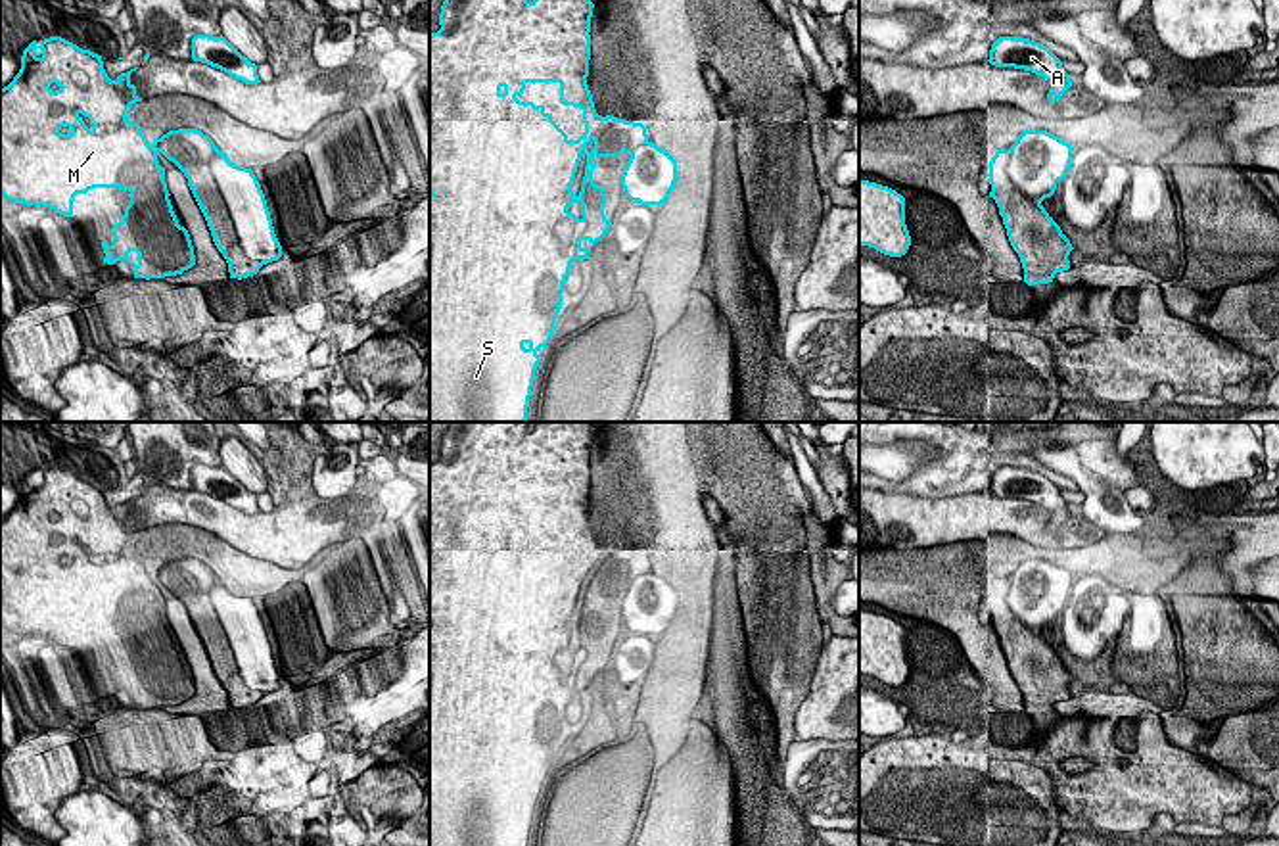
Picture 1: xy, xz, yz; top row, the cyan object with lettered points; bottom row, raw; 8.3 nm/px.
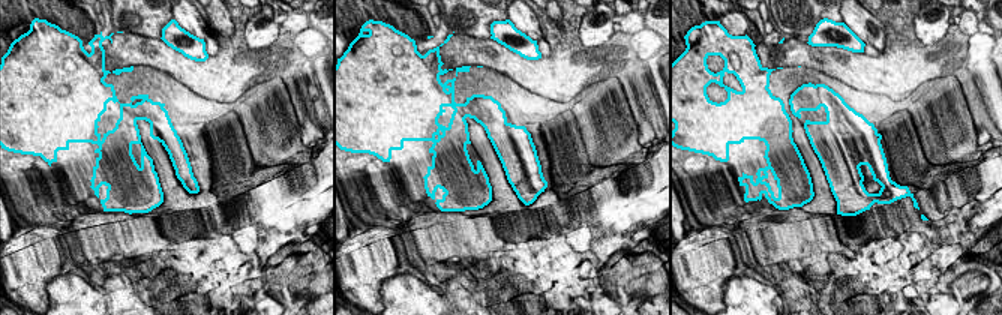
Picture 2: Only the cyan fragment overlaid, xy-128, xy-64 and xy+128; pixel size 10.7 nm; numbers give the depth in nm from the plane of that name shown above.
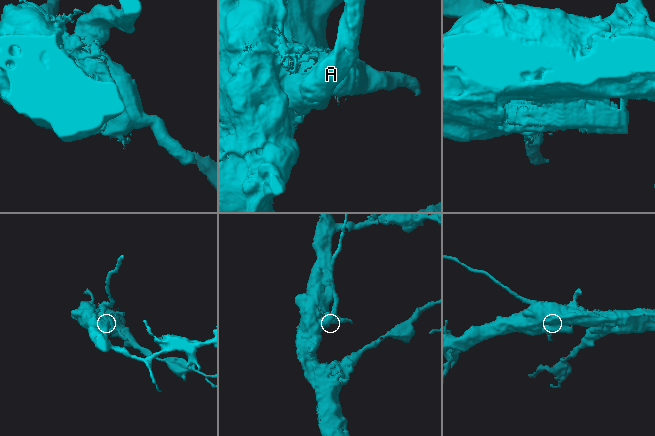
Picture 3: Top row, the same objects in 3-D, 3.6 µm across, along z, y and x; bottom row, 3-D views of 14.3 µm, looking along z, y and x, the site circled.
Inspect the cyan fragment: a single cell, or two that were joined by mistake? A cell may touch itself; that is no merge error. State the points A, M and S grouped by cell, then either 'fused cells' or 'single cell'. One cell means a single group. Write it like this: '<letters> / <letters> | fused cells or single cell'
A / M S | fused cells

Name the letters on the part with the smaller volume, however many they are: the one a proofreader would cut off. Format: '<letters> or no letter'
A

